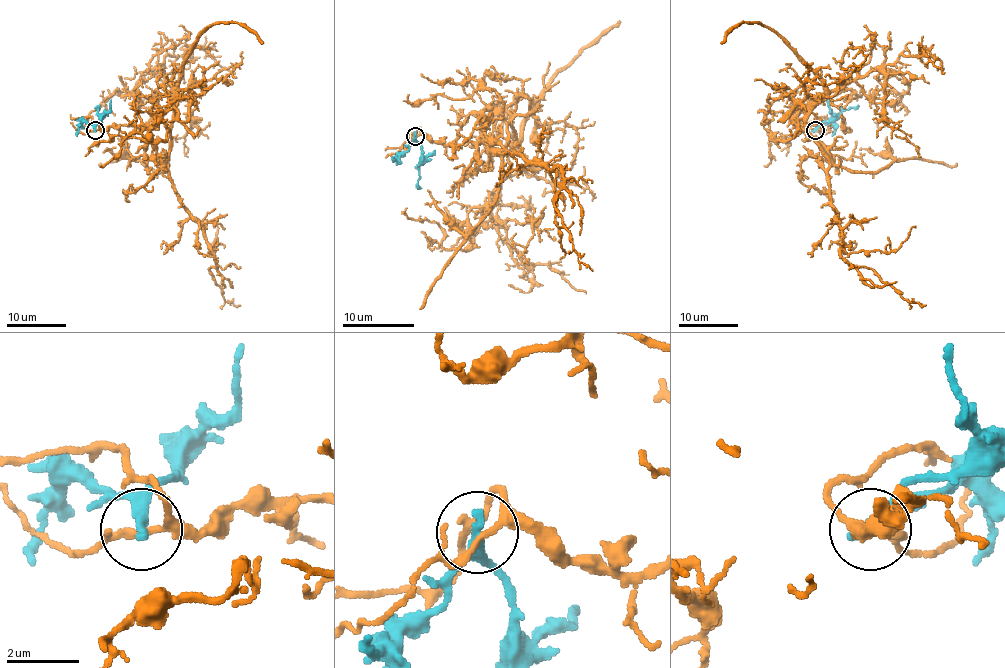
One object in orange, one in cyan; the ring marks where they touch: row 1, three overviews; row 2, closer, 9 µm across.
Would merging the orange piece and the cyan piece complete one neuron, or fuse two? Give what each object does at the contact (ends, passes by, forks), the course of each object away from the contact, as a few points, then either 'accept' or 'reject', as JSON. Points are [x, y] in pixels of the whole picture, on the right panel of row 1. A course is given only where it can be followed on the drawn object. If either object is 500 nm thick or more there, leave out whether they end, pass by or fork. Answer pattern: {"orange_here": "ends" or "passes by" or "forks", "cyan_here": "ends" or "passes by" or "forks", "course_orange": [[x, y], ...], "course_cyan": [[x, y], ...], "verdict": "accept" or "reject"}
{"orange_here": "passes by", "cyan_here": "ends", "course_orange": [[815, 129], [821, 125], [796, 122], [829, 160], [829, 202], [842, 228], [842, 256], [926, 305]], "course_cyan": [[815, 129], [821, 122], [833, 121], [842, 112], [858, 104]], "verdict": "reject"}

